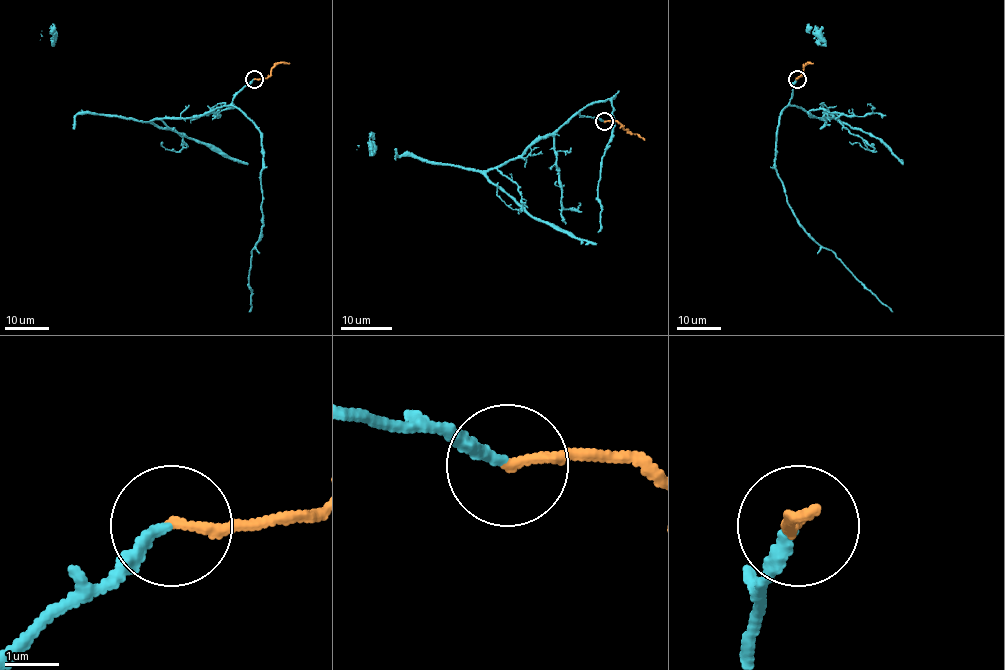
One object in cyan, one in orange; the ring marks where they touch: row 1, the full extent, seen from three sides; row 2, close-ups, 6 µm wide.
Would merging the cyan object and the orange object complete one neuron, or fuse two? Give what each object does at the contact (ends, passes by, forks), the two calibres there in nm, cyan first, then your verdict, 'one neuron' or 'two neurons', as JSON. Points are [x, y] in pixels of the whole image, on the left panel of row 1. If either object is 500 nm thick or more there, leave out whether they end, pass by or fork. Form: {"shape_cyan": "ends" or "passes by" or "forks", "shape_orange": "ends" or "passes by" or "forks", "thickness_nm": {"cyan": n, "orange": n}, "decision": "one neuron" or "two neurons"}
{"shape_cyan": "ends", "shape_orange": "ends", "thickness_nm": {"cyan": 220, "orange": 170}, "decision": "one neuron"}

